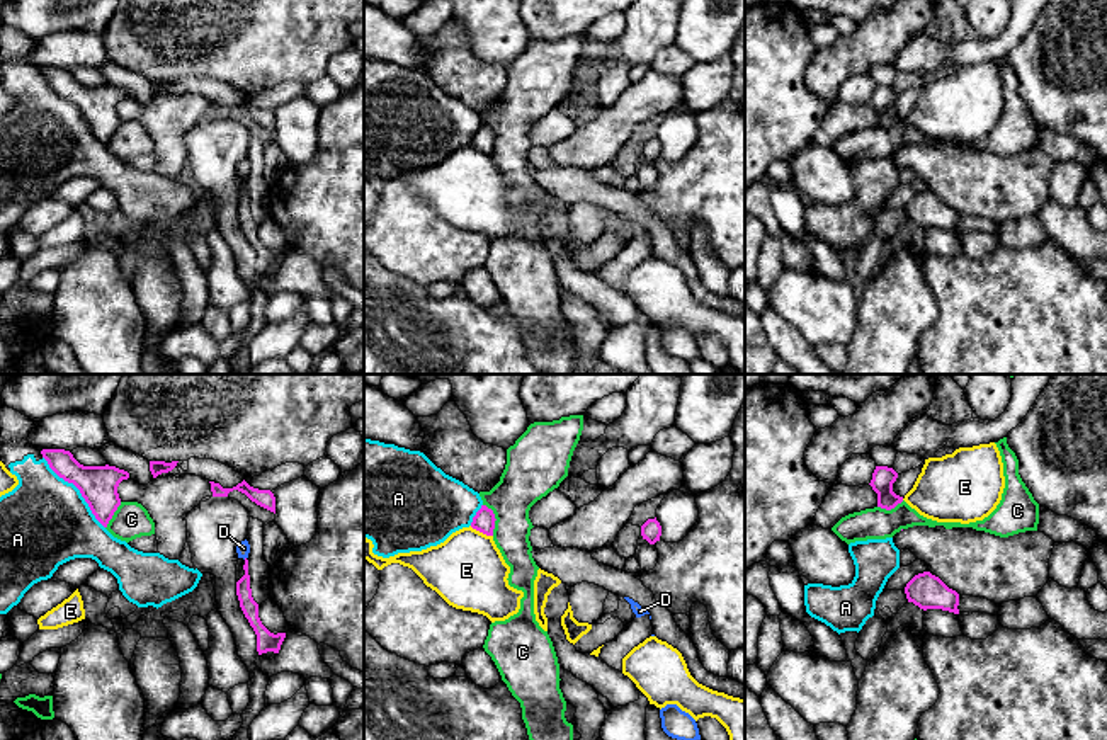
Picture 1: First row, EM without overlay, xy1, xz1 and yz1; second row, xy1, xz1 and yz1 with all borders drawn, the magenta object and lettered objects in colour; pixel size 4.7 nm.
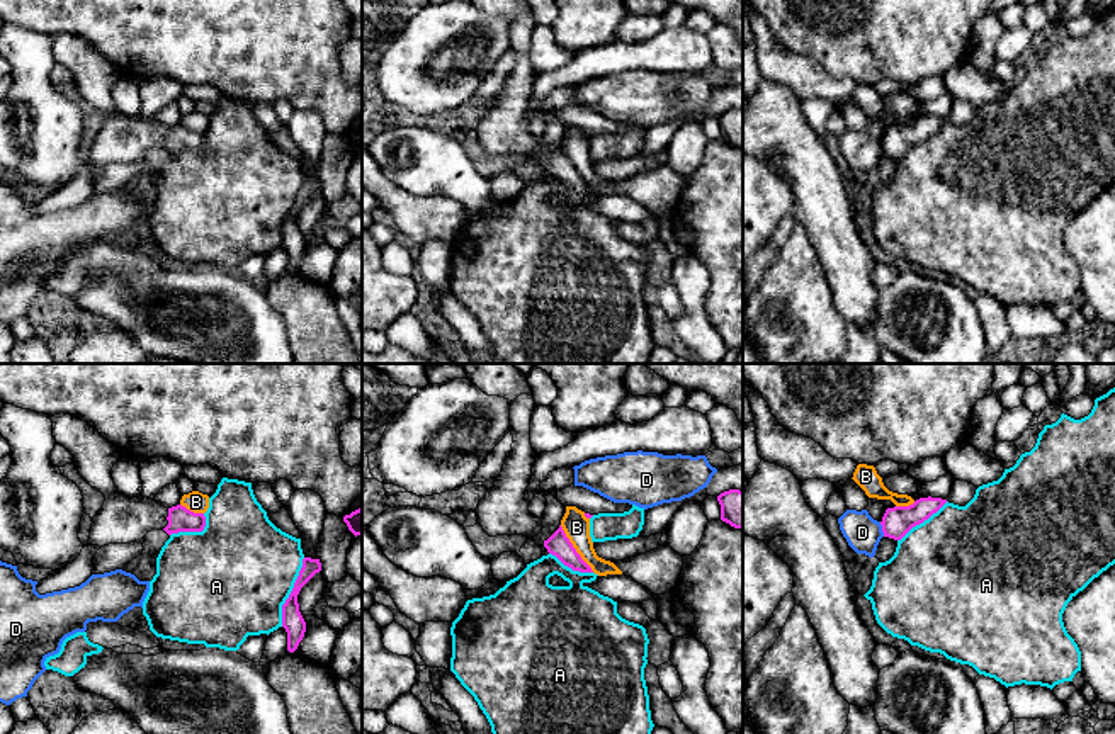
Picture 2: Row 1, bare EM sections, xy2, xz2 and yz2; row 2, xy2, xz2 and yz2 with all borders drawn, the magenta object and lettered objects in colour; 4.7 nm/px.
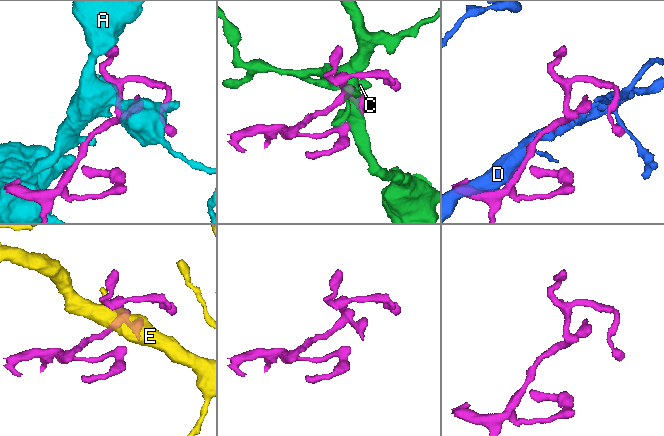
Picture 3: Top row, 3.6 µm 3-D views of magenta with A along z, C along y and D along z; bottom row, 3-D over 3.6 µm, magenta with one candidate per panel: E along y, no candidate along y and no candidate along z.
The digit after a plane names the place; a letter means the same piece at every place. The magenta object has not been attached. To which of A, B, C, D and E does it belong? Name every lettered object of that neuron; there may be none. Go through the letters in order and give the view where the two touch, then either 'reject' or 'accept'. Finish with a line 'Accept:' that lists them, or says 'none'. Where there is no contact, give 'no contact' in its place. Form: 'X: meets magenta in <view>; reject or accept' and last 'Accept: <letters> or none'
A: meets magenta in xy1; reject
B: meets magenta in xz2; reject
C: meets magenta in xz1; reject
D: meets magenta in yz2; reject
E: meets magenta in xz1; reject
Accept: none

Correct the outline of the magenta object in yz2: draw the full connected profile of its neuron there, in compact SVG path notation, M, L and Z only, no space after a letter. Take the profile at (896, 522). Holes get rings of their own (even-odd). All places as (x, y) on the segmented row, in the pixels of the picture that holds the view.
M920 498L909 506L887 508L882 517L884 537L901 540L913 527L928 520L937 513L947 500L942 498Z

